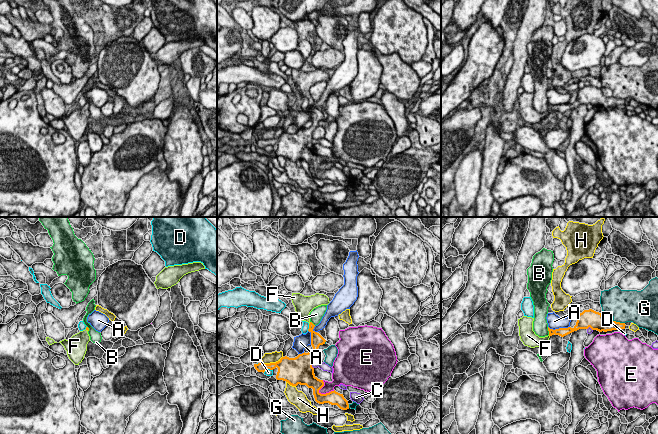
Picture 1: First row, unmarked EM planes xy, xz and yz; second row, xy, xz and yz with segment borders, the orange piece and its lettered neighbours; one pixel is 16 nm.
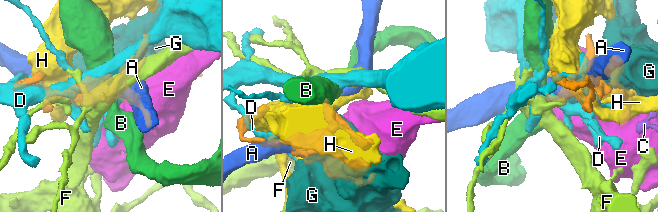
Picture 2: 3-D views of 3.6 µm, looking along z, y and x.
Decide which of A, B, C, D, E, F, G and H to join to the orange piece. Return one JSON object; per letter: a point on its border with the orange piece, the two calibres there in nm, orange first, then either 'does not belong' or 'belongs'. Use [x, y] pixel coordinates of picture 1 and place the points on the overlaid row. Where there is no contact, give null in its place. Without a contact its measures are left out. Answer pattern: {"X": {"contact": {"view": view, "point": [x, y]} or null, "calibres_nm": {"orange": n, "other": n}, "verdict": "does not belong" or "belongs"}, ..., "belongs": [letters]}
{"A": {"contact": {"view": "yz", "point": [559, 328]}, "calibres_nm": {"orange": 140, "other": 220}, "verdict": "does not belong"}, "B": {"contact": {"view": "yz", "point": [548, 330]}, "calibres_nm": {"orange": 140, "other": 260}, "verdict": "does not belong"}, "C": {"contact": {"view": "xz", "point": [311, 366]}, "calibres_nm": {"orange": 440, "other": 130}, "verdict": "does not belong"}, "D": {"contact": {"view": "xz", "point": [309, 327]}, "calibres_nm": {"orange": 190, "other": 120}, "verdict": "does not belong"}, "E": {"contact": {"view": "xz", "point": [326, 393]}, "calibres_nm": {"orange": 220, "other": 160}, "verdict": "does not belong"}, "F": {"contact": {"view": "xz", "point": [310, 323]}, "calibres_nm": {"orange": 160, "other": 240}, "verdict": "belongs"}, "G": {"contact": {"view": "yz", "point": [619, 322]}, "calibres_nm": {"orange": 170, "other": 460}, "verdict": "does not belong"}, "H": {"contact": {"view": "xz", "point": [272, 363]}, "calibres_nm": {"orange": 320, "other": 170}, "verdict": "does not belong"}, "belongs": ["F"]}

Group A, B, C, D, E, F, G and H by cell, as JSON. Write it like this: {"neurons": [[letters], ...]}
{"neurons": [["A"], ["B"], ["C"], ["D"], ["E"], ["F"], ["G"], ["H"]]}

